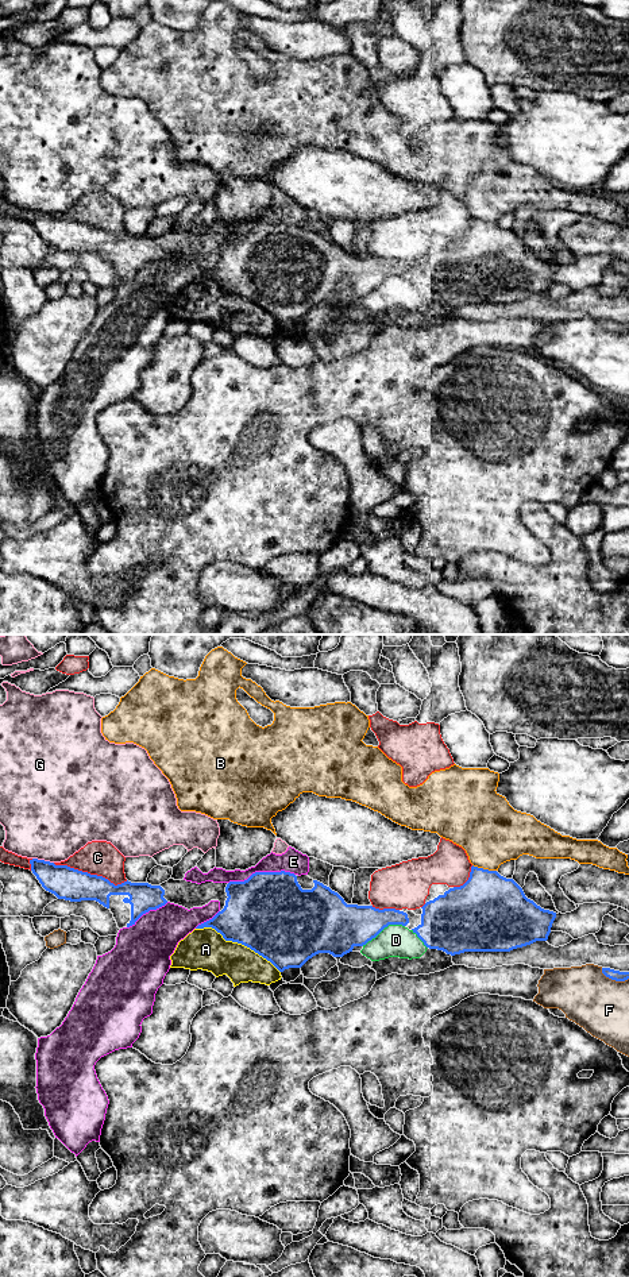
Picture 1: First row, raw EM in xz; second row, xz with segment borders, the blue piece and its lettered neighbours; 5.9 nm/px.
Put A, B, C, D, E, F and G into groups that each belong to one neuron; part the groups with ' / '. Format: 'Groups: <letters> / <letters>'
Groups: A / B / C / D F / E / G

